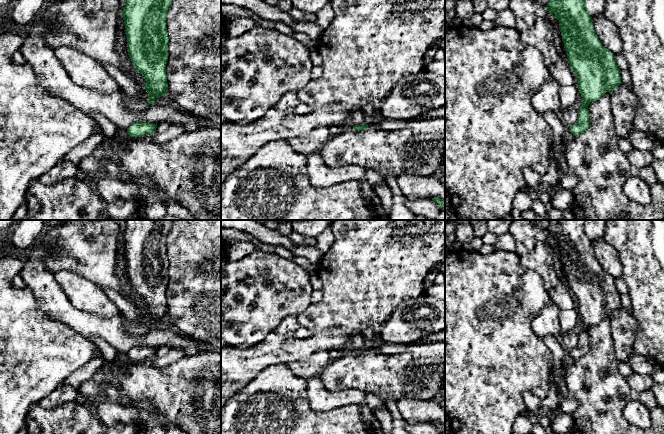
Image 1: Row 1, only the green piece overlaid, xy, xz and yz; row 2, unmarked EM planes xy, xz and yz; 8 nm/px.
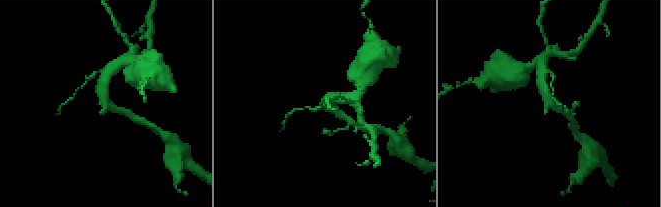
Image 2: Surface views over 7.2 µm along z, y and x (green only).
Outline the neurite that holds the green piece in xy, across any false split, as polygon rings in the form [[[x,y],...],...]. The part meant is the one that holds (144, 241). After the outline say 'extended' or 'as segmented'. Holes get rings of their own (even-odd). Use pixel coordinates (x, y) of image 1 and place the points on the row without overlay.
[[[125,220],[124,232],[121,235],[128,279],[135,294],[146,304],[143,310],[148,316],[148,329],[154,328],[155,322],[162,321],[168,315],[166,288],[169,280],[169,260],[166,241],[172,222],[173,220]]]; as segmented

